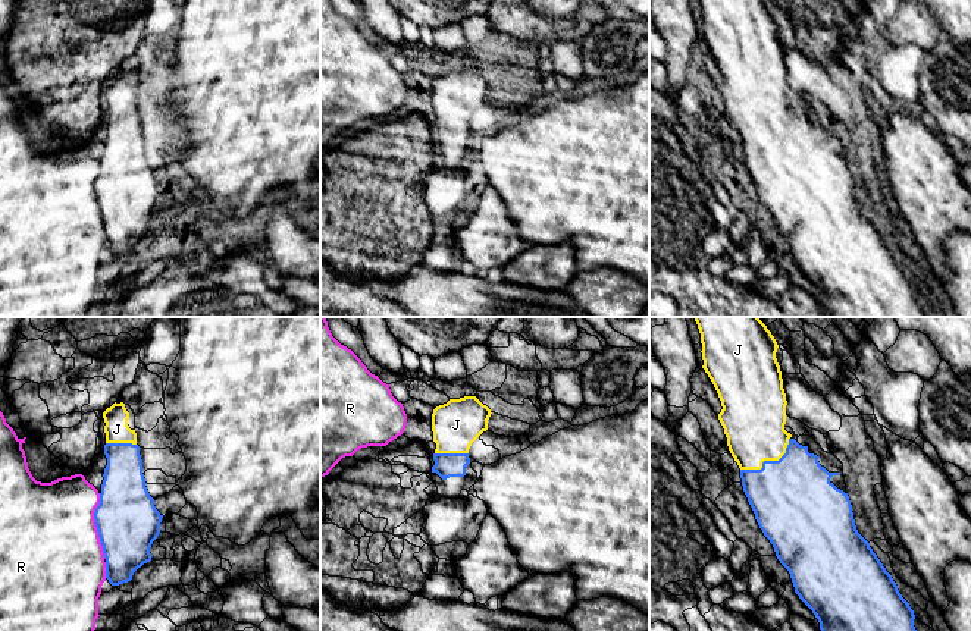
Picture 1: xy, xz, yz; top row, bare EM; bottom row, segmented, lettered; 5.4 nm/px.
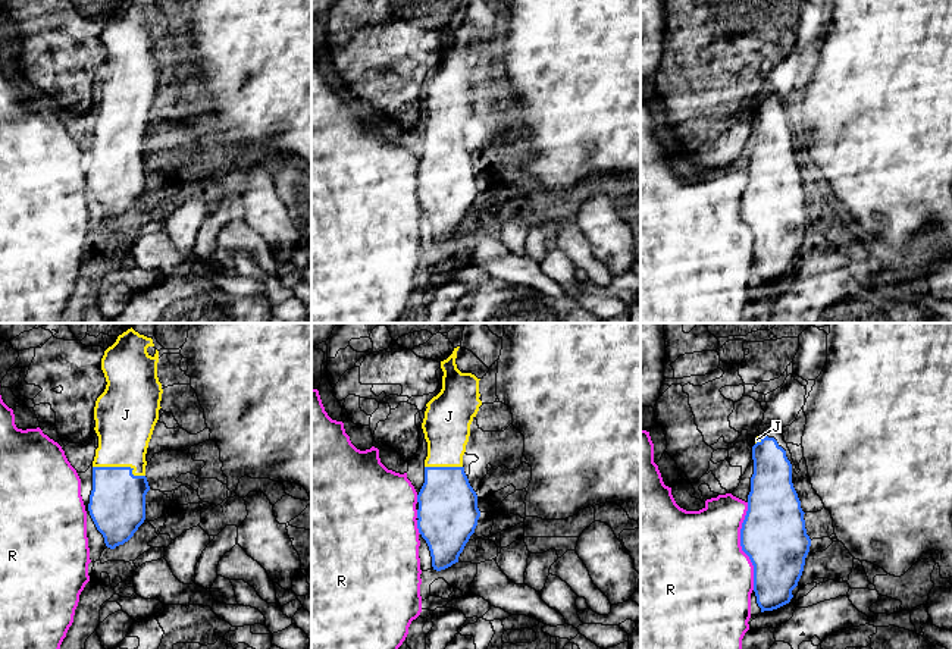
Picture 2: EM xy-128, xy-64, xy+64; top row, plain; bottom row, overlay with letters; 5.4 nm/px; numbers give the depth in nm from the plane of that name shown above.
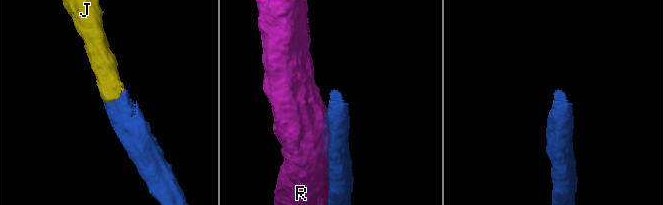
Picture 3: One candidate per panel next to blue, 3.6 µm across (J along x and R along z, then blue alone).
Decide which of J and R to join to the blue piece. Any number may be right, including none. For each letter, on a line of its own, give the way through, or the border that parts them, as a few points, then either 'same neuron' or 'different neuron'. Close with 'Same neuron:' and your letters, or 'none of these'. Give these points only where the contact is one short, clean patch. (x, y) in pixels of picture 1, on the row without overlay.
J: way yz (792, 169), (769, 132), (757, 112), (754, 90); same neuron
R: different neuron
Same neuron: J

